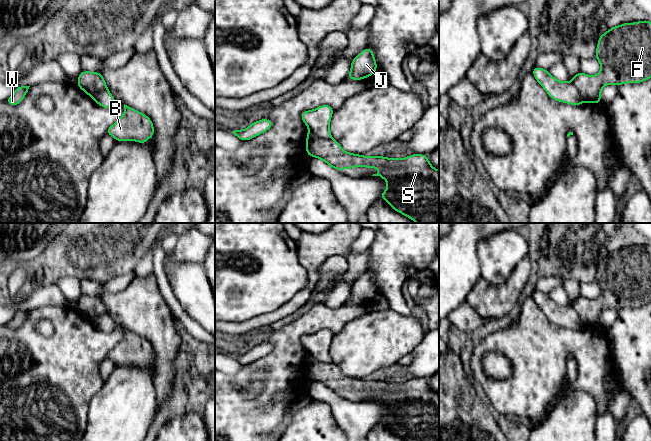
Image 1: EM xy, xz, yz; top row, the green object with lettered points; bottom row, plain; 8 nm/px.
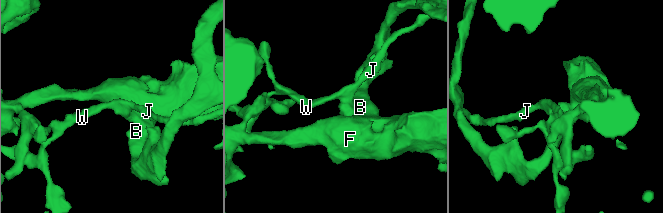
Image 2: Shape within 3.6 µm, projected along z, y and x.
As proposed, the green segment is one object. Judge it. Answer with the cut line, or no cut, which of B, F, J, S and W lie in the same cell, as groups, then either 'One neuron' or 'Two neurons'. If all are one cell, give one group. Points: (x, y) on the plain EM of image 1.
Split along xz (310, 353), (318, 360), (331, 362). Groups: B F S / J W. Two neurons

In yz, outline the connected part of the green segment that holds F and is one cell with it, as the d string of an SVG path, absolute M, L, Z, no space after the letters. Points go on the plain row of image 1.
M651 245L624 247L598 262L595 281L601 294L591 300L583 296L572 307L583 325L599 328L601 314L608 308L641 307L651 302Z

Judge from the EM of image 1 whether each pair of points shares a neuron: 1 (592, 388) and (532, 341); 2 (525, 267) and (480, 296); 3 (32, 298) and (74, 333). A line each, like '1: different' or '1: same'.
1: same
2: same
3: different

